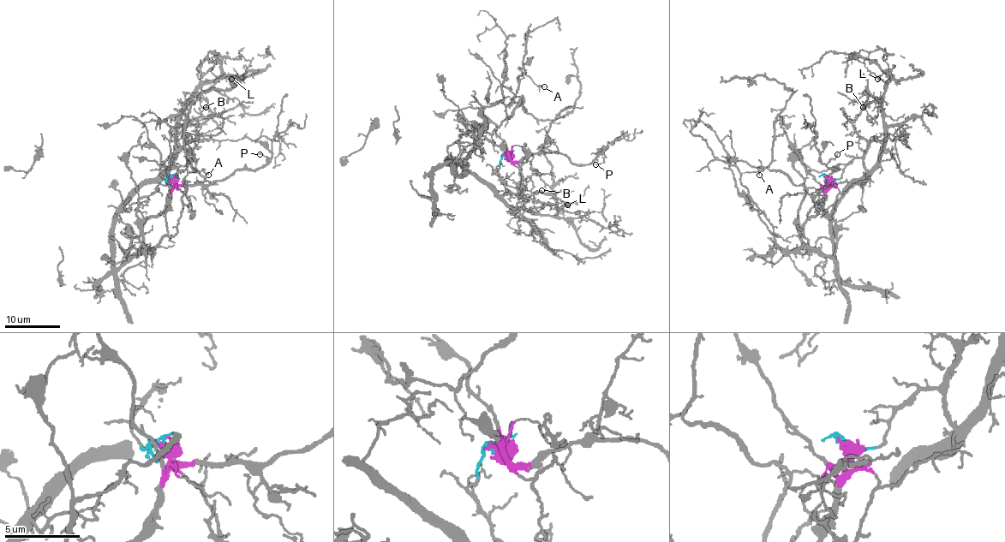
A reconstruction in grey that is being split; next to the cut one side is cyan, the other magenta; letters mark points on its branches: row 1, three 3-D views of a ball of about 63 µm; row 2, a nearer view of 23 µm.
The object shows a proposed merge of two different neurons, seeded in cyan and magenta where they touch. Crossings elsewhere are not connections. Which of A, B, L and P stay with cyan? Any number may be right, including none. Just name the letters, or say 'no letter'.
B, L

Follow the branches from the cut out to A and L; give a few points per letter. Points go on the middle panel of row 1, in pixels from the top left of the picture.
A: (509, 152), (481, 133), (481, 110), (512, 101), (521, 75), (518, 68), (544, 86)
L: (509, 152), (496, 171), (505, 182), (503, 196), (511, 211), (554, 215), (568, 205)

